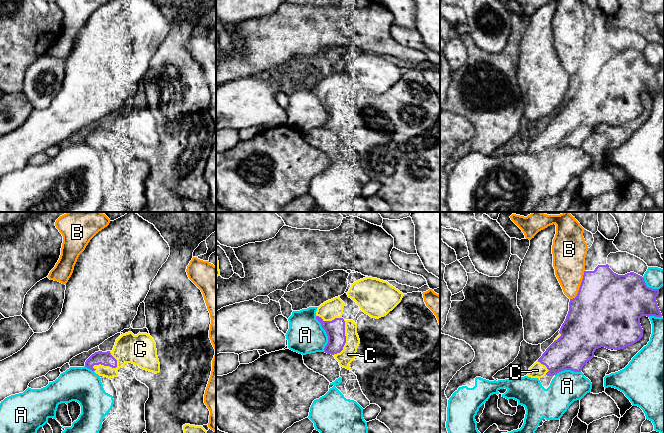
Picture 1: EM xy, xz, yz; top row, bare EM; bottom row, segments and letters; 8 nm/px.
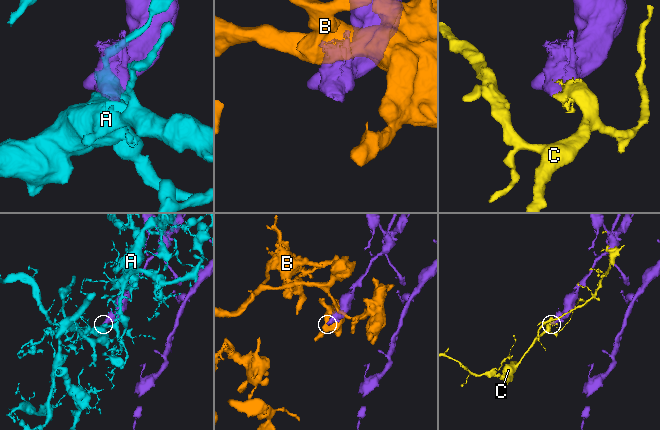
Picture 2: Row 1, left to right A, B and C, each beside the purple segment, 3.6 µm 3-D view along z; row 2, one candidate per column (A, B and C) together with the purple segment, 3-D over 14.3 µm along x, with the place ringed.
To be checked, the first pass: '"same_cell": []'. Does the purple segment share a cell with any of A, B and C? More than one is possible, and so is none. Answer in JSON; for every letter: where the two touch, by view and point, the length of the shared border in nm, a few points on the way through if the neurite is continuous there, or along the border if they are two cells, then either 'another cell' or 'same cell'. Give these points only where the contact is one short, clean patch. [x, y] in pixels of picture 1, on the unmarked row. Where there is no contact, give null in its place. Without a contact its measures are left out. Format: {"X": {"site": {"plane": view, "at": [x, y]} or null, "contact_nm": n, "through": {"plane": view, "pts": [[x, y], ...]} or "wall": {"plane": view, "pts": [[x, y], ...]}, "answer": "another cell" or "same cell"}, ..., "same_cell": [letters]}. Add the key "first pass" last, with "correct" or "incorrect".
{"A": {"site": {"plane": "xz", "at": [326, 109]}, "contact_nm": 300, "answer": "another cell"}, "B": {"site": {"plane": "yz", "at": [580, 62]}, "contact_nm": 260, "answer": "another cell"}, "C": {"site": {"plane": "xy", "at": [107, 141]}, "contact_nm": 220, "answer": "same cell"}, "same_cell": ["C"], "first pass": "incorrect"}

